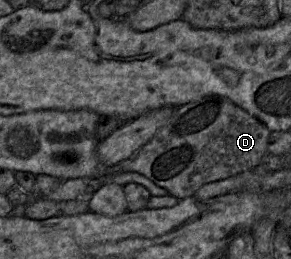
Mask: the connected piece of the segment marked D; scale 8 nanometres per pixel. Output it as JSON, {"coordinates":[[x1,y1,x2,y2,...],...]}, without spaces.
{"coordinates":[[206,95,175,108,172,116,140,149,115,166,110,173,138,172,178,199,193,196,206,183,222,180,256,168,267,153,271,131,257,118,222,95]]}

